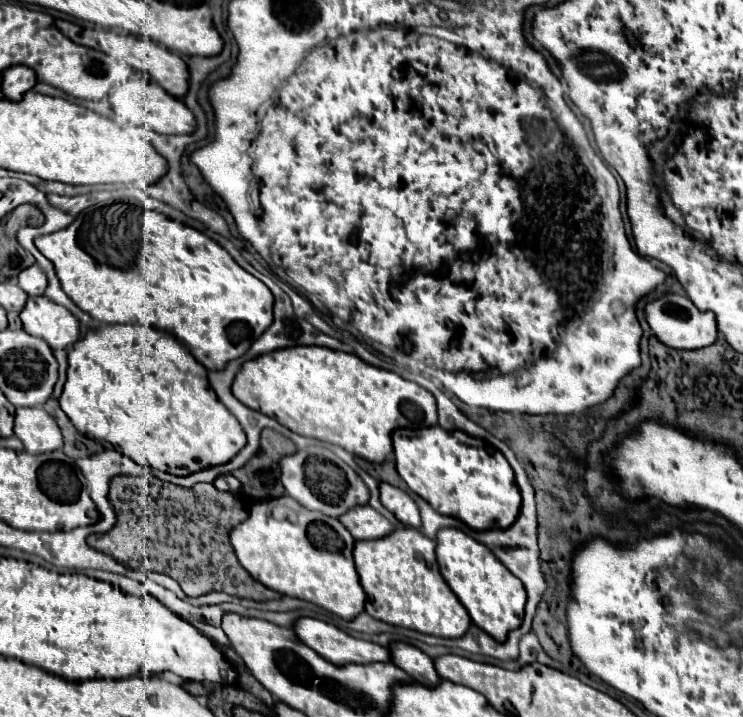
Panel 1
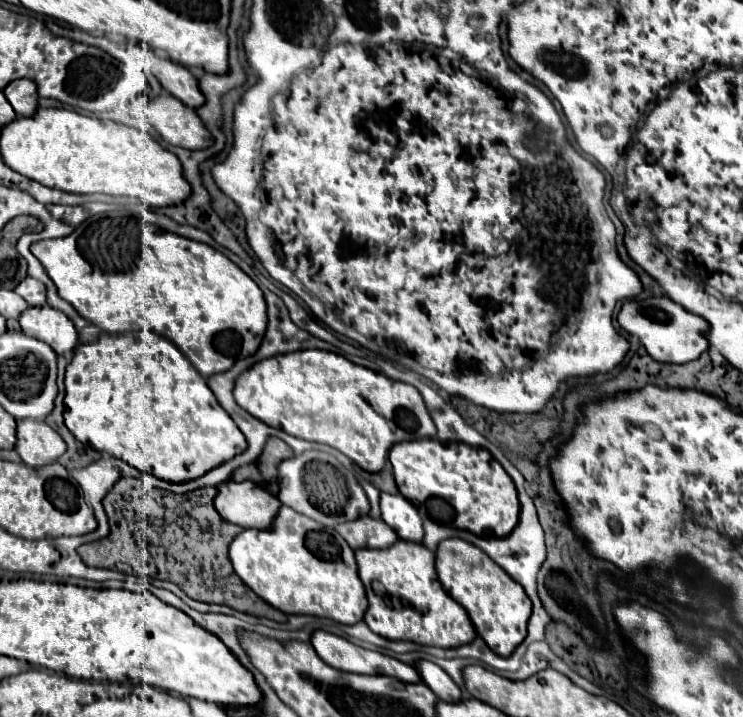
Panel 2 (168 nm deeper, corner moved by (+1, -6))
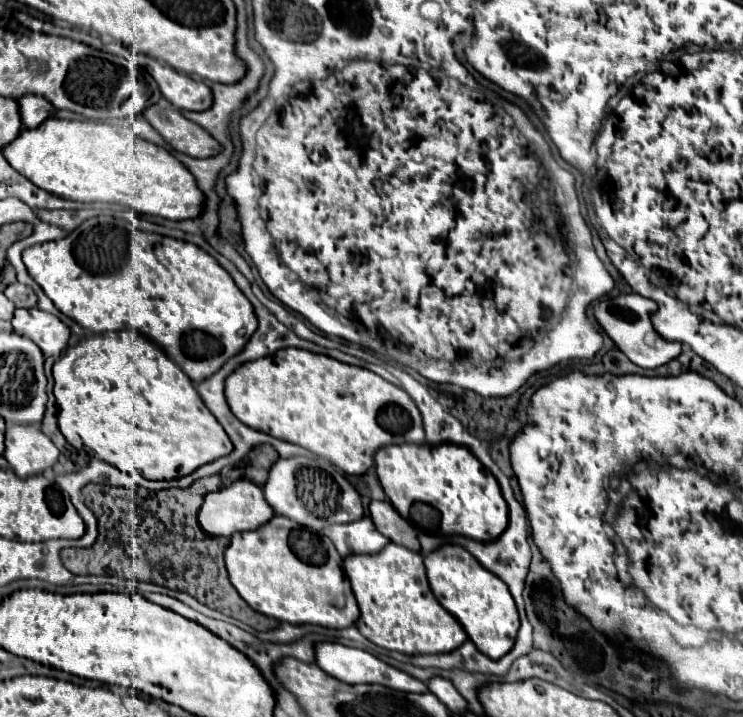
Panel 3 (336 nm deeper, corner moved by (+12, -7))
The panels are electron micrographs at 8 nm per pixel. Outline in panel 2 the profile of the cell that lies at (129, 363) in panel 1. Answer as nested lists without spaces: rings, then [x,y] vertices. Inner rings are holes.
[[[151,330],[101,334],[97,342],[79,344],[67,366],[65,386],[65,426],[79,442],[91,444],[99,452],[109,452],[111,456],[161,480],[195,480],[247,448],[241,430],[219,406],[205,378],[191,366],[175,344]]]

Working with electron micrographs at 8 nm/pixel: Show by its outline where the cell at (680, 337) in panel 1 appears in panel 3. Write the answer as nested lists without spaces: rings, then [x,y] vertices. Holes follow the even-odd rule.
[[[630,293],[630,295],[618,295],[612,299],[596,301],[594,319],[632,363],[636,363],[638,367],[644,367],[644,369],[656,369],[660,365],[666,365],[670,359],[678,357],[682,351],[680,343],[670,343],[670,341],[662,339],[660,335],[656,335],[652,321],[650,321],[650,311],[656,311],[656,309],[658,307],[652,299]]]

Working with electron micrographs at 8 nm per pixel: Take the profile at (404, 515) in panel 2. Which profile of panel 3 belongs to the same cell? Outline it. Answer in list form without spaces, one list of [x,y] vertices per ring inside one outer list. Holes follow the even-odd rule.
[[[372,501],[370,503],[370,517],[376,529],[396,545],[404,545],[412,551],[420,551],[420,543],[412,525],[398,515],[398,511],[388,501]]]

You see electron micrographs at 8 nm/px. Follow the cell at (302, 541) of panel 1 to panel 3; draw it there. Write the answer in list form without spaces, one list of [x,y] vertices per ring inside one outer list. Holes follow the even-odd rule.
[[[276,515],[254,531],[234,533],[224,559],[230,583],[262,615],[292,625],[310,623],[328,629],[346,629],[358,621],[358,603],[332,541],[300,527],[294,519]]]

